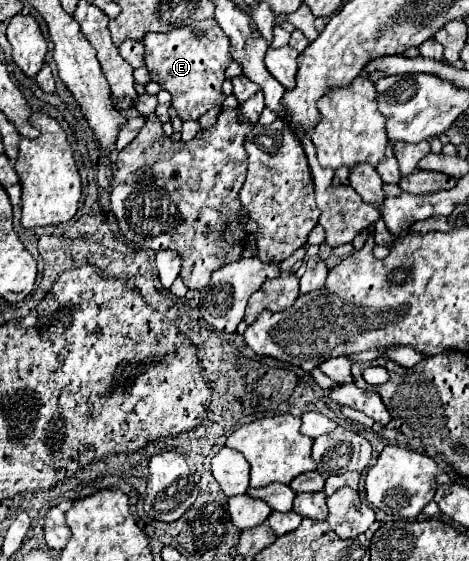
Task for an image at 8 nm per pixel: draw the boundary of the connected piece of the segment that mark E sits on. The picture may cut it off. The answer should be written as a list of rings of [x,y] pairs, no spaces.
[[[214,18],[200,20],[164,34],[148,32],[148,36],[144,36],[144,48],[144,66],[150,74],[150,80],[158,82],[162,90],[172,94],[172,106],[178,110],[178,116],[184,122],[198,120],[204,112],[222,106],[226,98],[222,92],[224,70],[228,68],[232,54],[230,40]]]

